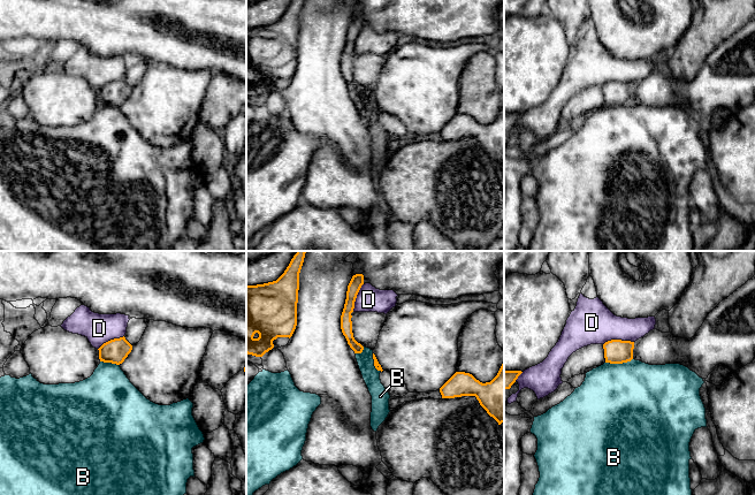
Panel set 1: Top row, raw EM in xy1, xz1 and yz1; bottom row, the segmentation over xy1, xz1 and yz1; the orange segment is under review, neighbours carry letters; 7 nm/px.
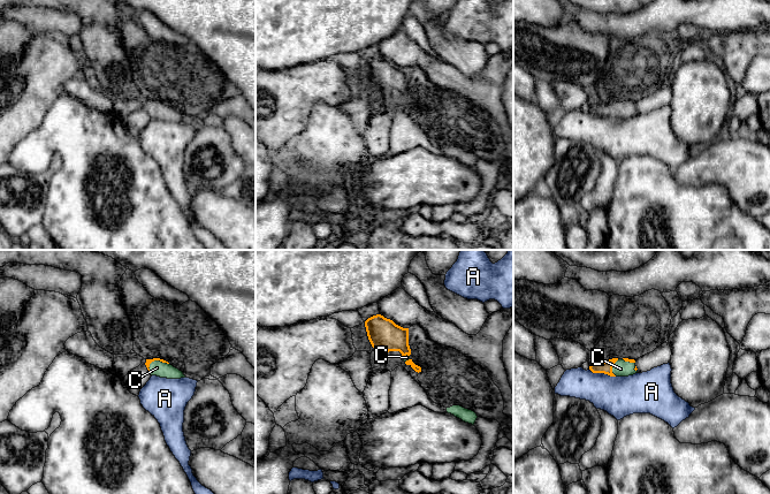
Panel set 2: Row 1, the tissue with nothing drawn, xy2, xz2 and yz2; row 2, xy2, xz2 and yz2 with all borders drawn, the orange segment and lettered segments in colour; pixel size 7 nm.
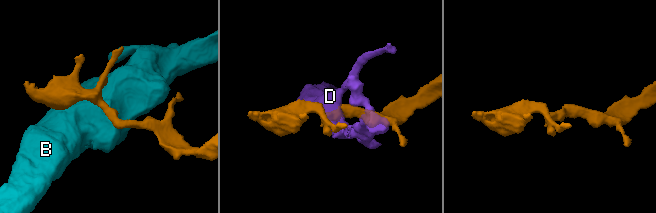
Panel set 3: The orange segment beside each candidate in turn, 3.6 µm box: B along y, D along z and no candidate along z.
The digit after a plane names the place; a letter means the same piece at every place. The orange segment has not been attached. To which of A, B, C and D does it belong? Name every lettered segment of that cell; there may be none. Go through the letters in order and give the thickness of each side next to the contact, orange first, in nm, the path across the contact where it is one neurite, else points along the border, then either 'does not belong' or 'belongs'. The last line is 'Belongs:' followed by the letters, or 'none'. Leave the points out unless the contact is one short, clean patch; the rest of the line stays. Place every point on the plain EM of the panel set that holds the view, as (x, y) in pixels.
A: 90/280 nm | does not belong
B: 180/500 nm | along yz1 (632, 100), (622, 105), (605, 105) | does not belong
C: 40/110 nm | across xy2 (149, 104), (157, 101), (157, 109) | belongs
D: 180/300 nm | does not belong
Belongs: C

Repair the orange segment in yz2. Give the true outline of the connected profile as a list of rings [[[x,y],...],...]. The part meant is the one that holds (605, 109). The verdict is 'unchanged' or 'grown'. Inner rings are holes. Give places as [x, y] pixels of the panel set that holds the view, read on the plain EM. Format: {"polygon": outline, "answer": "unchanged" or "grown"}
{"polygon": [[[612,100],[605,104],[595,104],[589,108],[593,115],[604,115],[610,119],[628,119],[638,115],[634,101]]], "answer": "grown"}

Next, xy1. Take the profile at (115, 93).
{"polygon": [[[123,78],[104,85],[98,92],[100,104],[120,107],[131,94],[132,87]]], "answer": "unchanged"}

